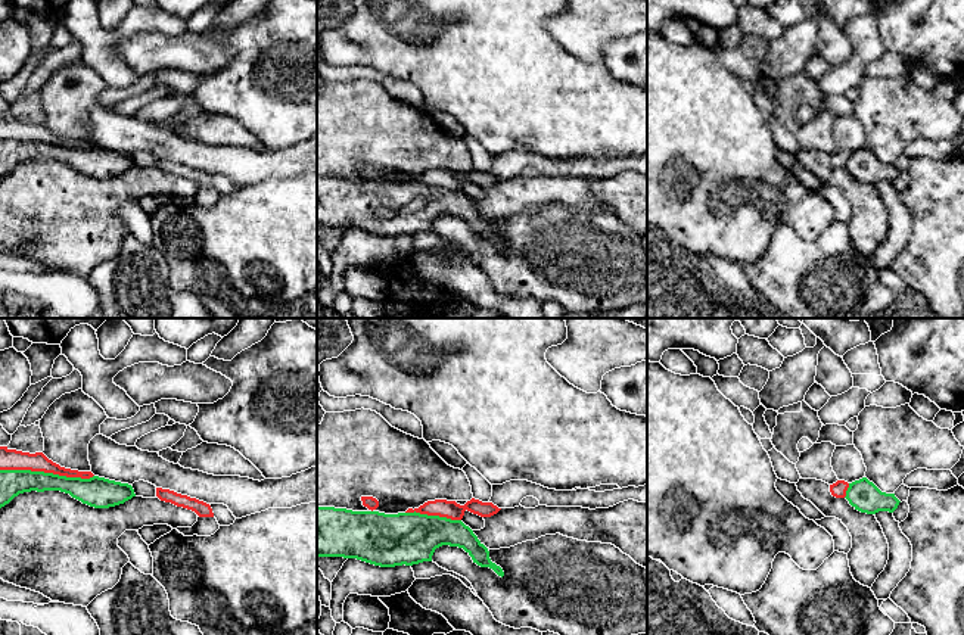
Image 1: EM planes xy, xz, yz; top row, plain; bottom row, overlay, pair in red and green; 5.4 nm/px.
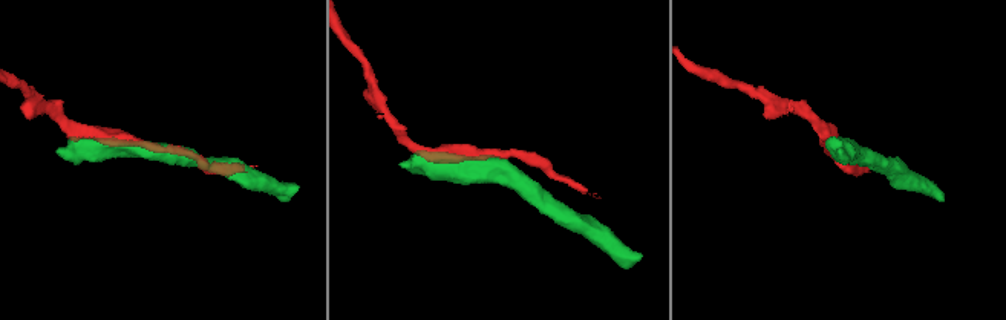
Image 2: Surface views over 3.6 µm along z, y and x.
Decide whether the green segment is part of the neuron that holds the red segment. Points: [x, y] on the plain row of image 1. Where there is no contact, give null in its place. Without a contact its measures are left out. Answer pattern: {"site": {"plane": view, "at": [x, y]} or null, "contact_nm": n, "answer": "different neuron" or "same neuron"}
{"site": {"plane": "xy", "at": [47, 142]}, "contact_nm": 500, "answer": "different neuron"}

